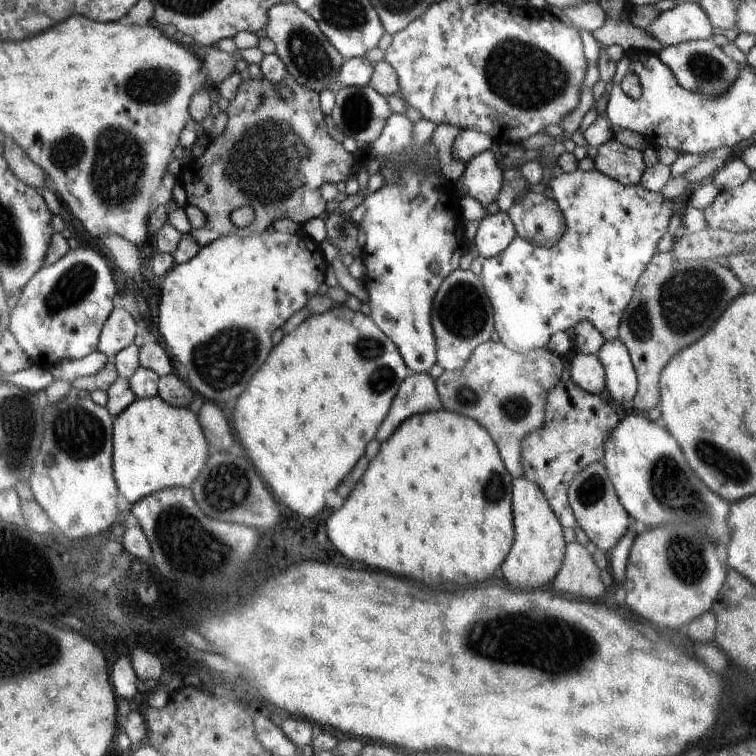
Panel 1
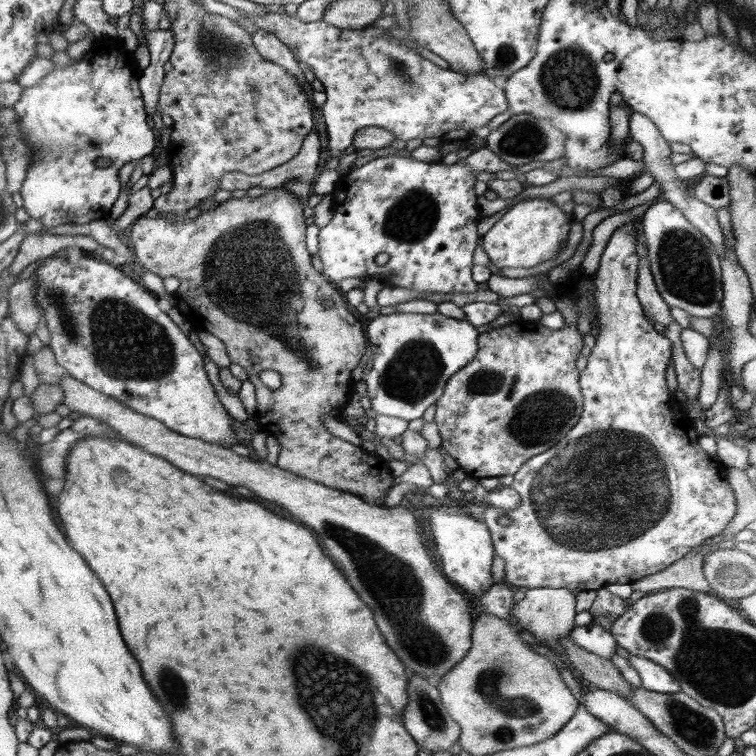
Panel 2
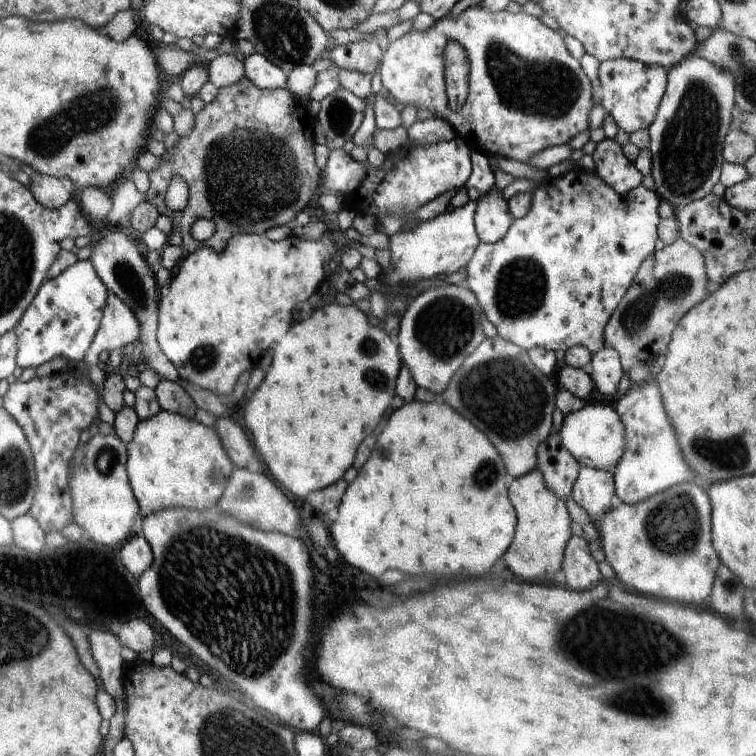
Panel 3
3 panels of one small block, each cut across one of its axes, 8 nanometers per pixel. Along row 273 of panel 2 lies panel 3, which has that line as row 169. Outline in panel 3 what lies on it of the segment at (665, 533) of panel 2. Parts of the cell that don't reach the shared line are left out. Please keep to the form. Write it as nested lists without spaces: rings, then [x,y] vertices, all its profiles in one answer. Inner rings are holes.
[[[606,138],[596,145],[592,158],[594,172],[614,192],[624,196],[642,184],[642,174],[622,152],[622,146],[614,139]]]

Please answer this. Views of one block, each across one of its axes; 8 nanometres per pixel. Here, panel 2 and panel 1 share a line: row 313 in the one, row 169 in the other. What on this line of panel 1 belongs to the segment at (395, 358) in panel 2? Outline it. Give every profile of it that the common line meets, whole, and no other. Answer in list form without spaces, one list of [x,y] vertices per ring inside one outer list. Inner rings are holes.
[[[392,113],[392,116],[386,120],[382,134],[370,145],[368,150],[374,160],[383,159],[380,169],[382,167],[391,169],[396,173],[396,177],[393,181],[389,181],[382,174],[382,180],[384,180],[382,188],[376,192],[370,192],[347,215],[350,216],[350,220],[358,226],[359,230],[366,234],[366,243],[363,246],[364,255],[361,259],[367,268],[363,281],[368,289],[369,299],[367,303],[370,305],[371,319],[396,345],[410,372],[418,374],[418,372],[429,372],[432,366],[437,363],[436,340],[432,328],[432,300],[434,300],[434,296],[436,296],[444,279],[453,270],[459,268],[460,258],[469,252],[470,245],[464,236],[466,230],[464,222],[458,214],[455,194],[447,183],[443,183],[445,177],[442,175],[442,171],[438,170],[436,148],[432,146],[432,142],[428,140],[428,144],[426,144],[428,166],[436,172],[436,178],[441,180],[433,190],[423,185],[424,176],[414,166],[406,166],[402,170],[394,162],[394,154],[400,154],[412,142],[412,126],[414,123],[406,115],[399,113]],[[432,264],[437,264],[437,272],[431,271]]]

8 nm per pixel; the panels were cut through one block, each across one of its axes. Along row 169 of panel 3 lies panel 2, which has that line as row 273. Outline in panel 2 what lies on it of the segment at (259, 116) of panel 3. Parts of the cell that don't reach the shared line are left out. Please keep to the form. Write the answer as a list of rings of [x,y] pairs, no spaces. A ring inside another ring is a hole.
[[[272,188],[272,190],[265,189],[264,194],[260,198],[250,198],[248,195],[242,198],[232,196],[227,201],[216,203],[211,210],[201,211],[195,218],[187,216],[166,217],[161,215],[156,218],[149,218],[146,215],[142,215],[130,225],[131,248],[135,253],[137,261],[150,270],[150,272],[158,274],[163,279],[168,276],[175,276],[180,280],[180,286],[175,291],[174,297],[177,300],[177,308],[180,310],[183,321],[189,323],[192,329],[207,330],[214,334],[214,336],[217,336],[226,346],[230,361],[242,366],[248,373],[248,381],[255,386],[257,404],[256,416],[254,416],[255,421],[261,431],[275,436],[281,446],[277,461],[278,467],[307,480],[357,495],[366,502],[369,500],[381,500],[381,505],[383,506],[389,489],[394,486],[393,476],[390,474],[387,464],[376,454],[367,452],[362,446],[354,445],[329,433],[321,418],[324,413],[330,413],[335,418],[338,418],[337,416],[343,413],[354,392],[351,373],[360,364],[361,360],[367,358],[368,348],[366,348],[365,344],[367,337],[362,331],[360,321],[354,316],[354,310],[350,308],[347,301],[343,298],[344,294],[332,287],[330,280],[318,273],[312,265],[312,257],[306,246],[307,225],[304,222],[306,216],[303,208],[303,202],[300,198],[296,198],[292,192],[286,192],[286,190],[280,188]],[[226,226],[230,226],[230,232],[226,232]],[[325,299],[332,299],[334,307],[323,306]],[[250,356],[258,358],[258,364],[253,364],[250,361]],[[267,370],[276,371],[282,377],[282,383],[278,389],[272,390],[261,382],[260,374]]]

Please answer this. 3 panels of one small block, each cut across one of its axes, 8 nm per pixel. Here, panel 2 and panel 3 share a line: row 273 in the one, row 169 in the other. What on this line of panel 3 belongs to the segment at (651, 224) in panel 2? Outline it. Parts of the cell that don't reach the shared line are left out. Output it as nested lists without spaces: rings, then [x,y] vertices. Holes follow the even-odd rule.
[[[696,54],[686,56],[680,64],[667,69],[666,92],[662,96],[658,114],[648,128],[650,136],[650,152],[652,154],[652,178],[655,192],[662,201],[668,202],[676,210],[690,202],[708,196],[713,186],[719,182],[722,165],[723,142],[733,126],[733,110],[736,108],[736,88],[734,76],[716,68],[710,60],[700,58]]]

